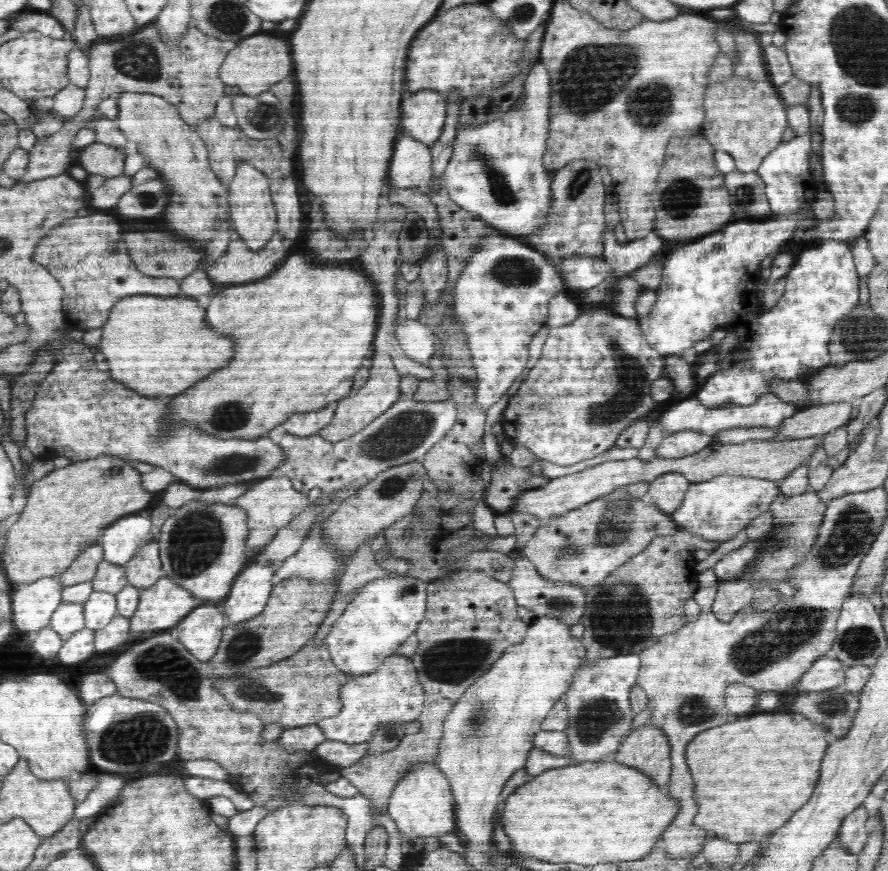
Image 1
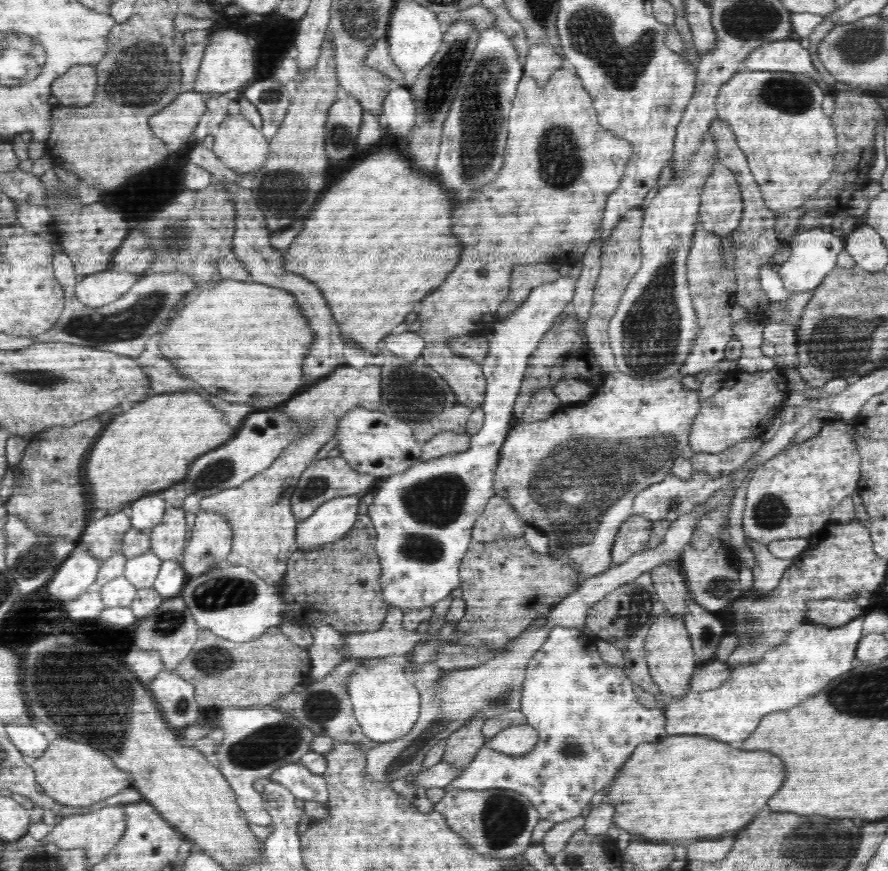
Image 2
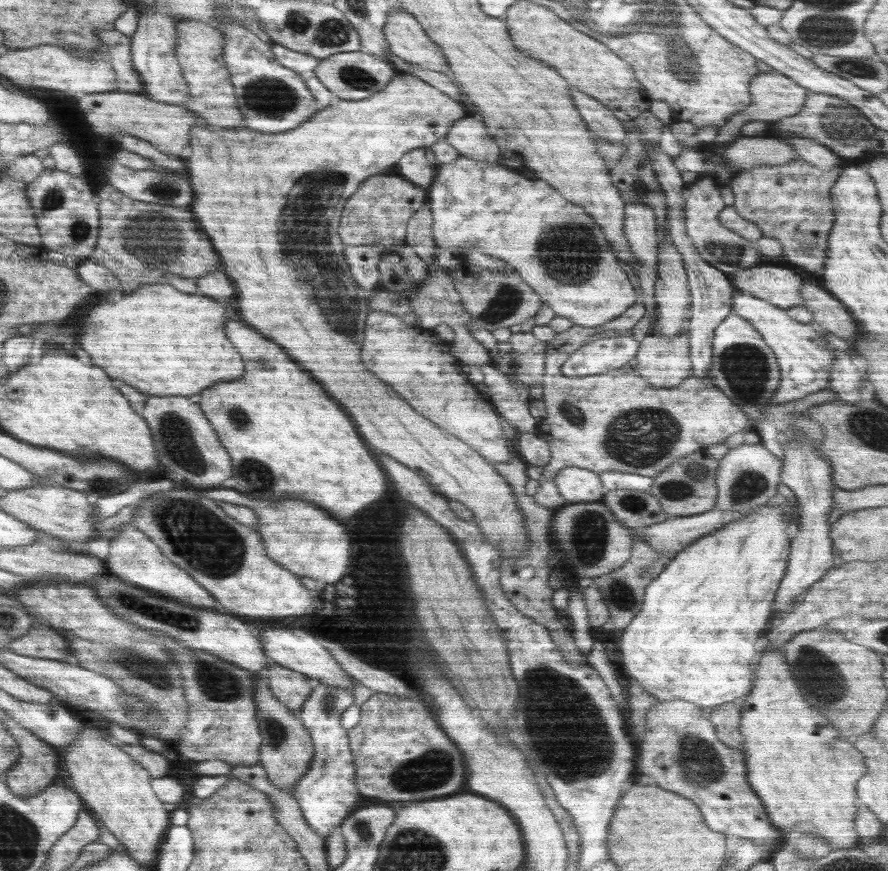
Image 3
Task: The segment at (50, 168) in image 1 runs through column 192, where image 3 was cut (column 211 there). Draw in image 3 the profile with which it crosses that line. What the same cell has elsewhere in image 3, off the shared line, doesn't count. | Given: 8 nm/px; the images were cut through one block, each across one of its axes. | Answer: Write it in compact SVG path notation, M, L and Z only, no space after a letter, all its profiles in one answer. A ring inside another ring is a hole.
M198 20L179 22L177 27L177 61L185 78L189 94L182 105L196 113L208 125L239 128L243 124L245 116L238 106L231 74L224 66L223 46L225 38L221 30Z

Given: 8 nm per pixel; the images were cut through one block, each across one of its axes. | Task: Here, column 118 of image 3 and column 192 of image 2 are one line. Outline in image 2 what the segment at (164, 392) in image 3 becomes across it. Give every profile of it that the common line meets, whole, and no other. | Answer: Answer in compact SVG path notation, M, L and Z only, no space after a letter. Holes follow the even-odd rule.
M221 280L216 283L216 286L208 288L208 290L202 290L198 292L196 298L187 298L186 306L182 308L180 316L170 320L168 322L168 328L164 330L160 342L158 342L158 348L160 352L172 362L176 364L176 370L186 376L186 378L192 378L196 380L206 392L210 392L212 396L218 396L220 400L226 400L226 402L242 402L242 404L250 404L254 408L272 408L280 402L286 402L288 398L292 398L292 394L302 386L302 360L314 340L314 332L310 330L310 324L304 316L300 316L298 312L299 308L296 306L296 300L292 294L284 292L284 290L278 290L278 288L270 288L270 286L264 286L264 284L258 284L256 282L232 282L232 280Z

